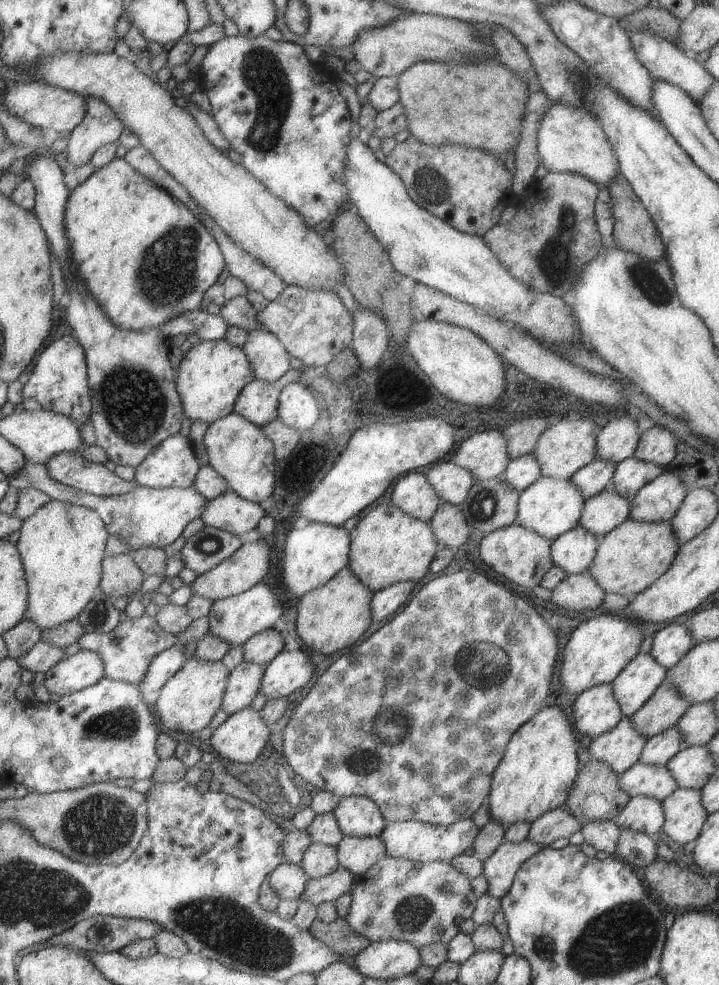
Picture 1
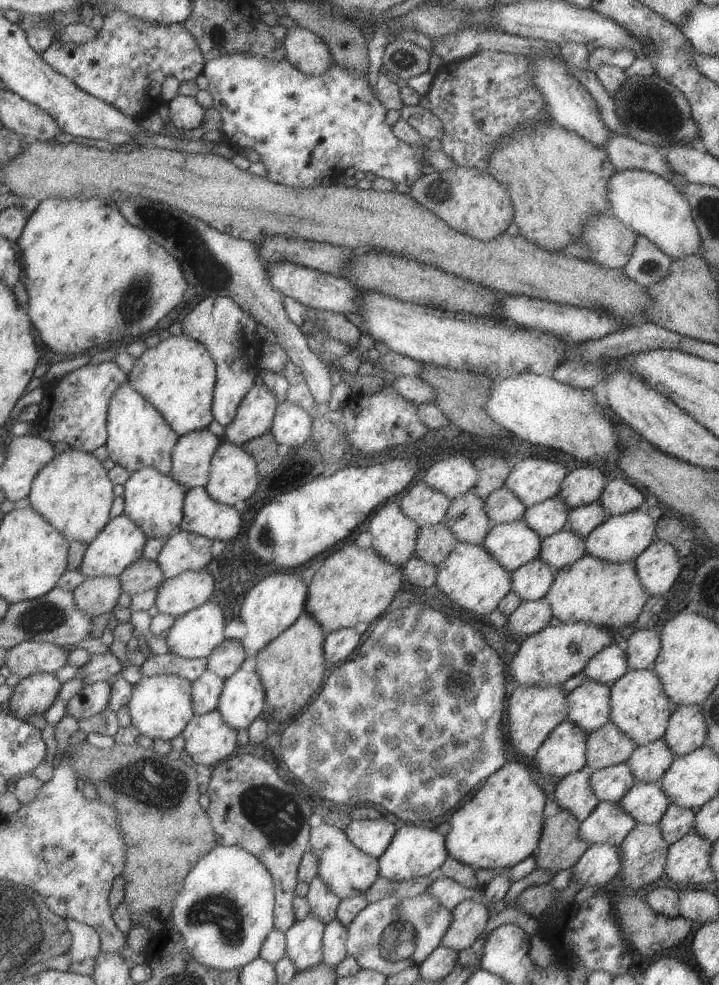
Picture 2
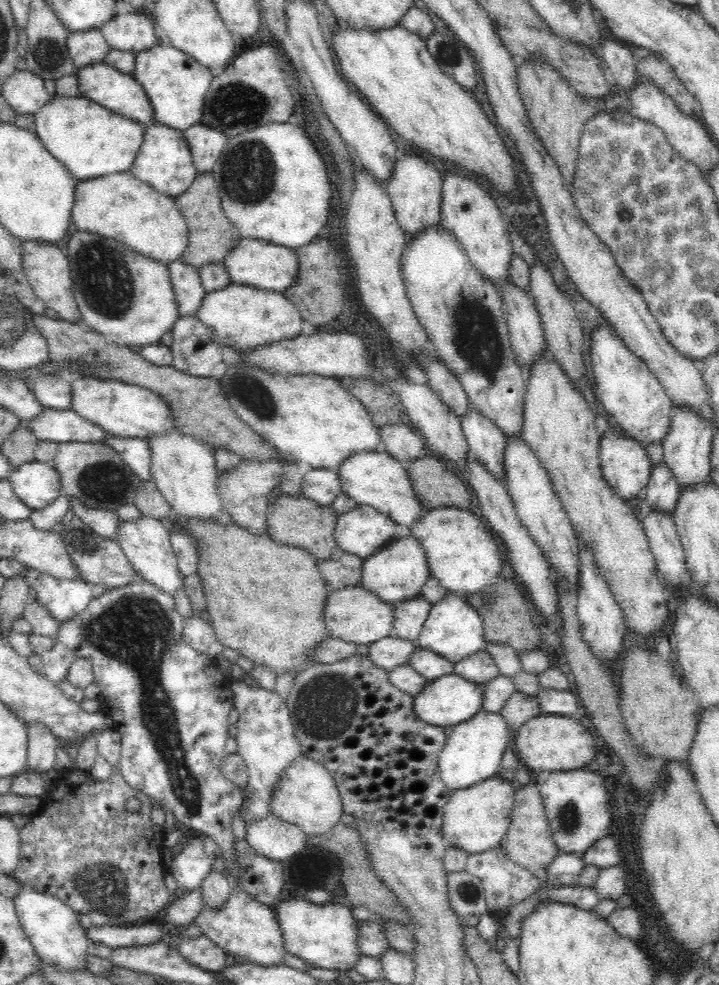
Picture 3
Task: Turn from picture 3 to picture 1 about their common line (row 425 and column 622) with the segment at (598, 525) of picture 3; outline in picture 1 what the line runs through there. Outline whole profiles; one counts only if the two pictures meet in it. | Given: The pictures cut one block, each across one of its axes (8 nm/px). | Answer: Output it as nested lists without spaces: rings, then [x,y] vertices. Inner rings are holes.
[[[625,519],[604,534],[597,544],[595,558],[586,570],[603,592],[620,596],[637,594],[649,588],[669,568],[679,548],[668,522],[635,522]]]

